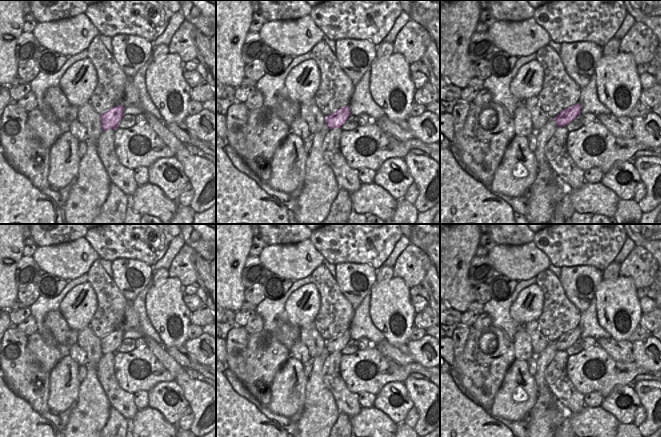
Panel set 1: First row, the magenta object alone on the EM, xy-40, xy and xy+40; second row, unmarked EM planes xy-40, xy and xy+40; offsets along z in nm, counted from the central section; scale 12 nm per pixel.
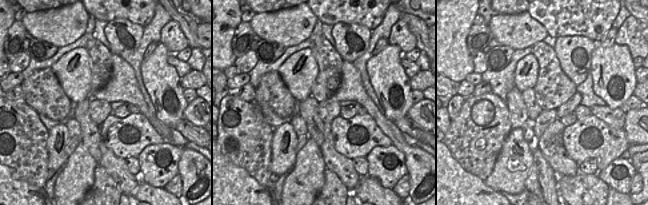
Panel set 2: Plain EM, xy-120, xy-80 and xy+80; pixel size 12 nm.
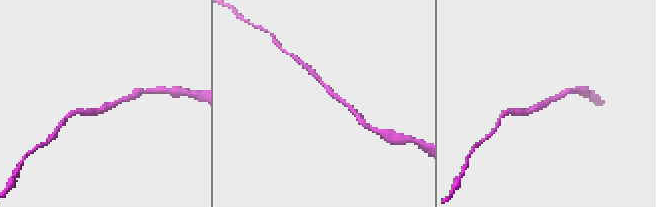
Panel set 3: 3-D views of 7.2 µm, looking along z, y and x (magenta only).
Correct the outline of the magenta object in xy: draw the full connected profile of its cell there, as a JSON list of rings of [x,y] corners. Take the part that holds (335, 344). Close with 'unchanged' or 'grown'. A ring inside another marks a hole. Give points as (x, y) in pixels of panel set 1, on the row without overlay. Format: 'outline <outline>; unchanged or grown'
outline [[[349,329],[338,333],[336,336],[325,340],[325,347],[329,353],[341,352],[351,339]]]; unchanged

